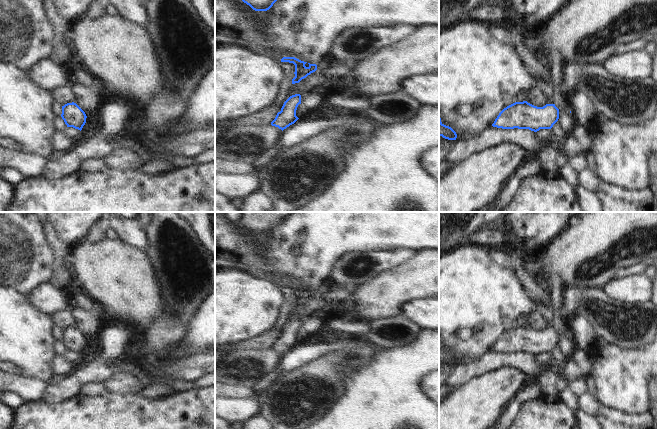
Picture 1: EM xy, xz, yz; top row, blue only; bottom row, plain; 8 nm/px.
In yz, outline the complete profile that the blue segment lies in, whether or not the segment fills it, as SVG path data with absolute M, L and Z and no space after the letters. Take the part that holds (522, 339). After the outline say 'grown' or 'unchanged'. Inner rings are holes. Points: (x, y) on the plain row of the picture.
M523 325L504 332L492 350L502 353L529 353L537 356L540 353L551 353L558 343L559 333L555 328L537 331Z; unchanged

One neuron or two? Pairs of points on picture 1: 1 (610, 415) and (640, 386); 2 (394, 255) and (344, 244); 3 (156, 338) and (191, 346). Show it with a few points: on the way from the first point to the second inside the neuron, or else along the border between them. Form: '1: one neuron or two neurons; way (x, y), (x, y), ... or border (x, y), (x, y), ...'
1: two neurons; border (601, 404), (627, 414), (638, 415)
2: two neurons; border (401, 247), (381, 251), (354, 251)
3: two neurons; border (188, 321), (185, 337), (159, 356)

